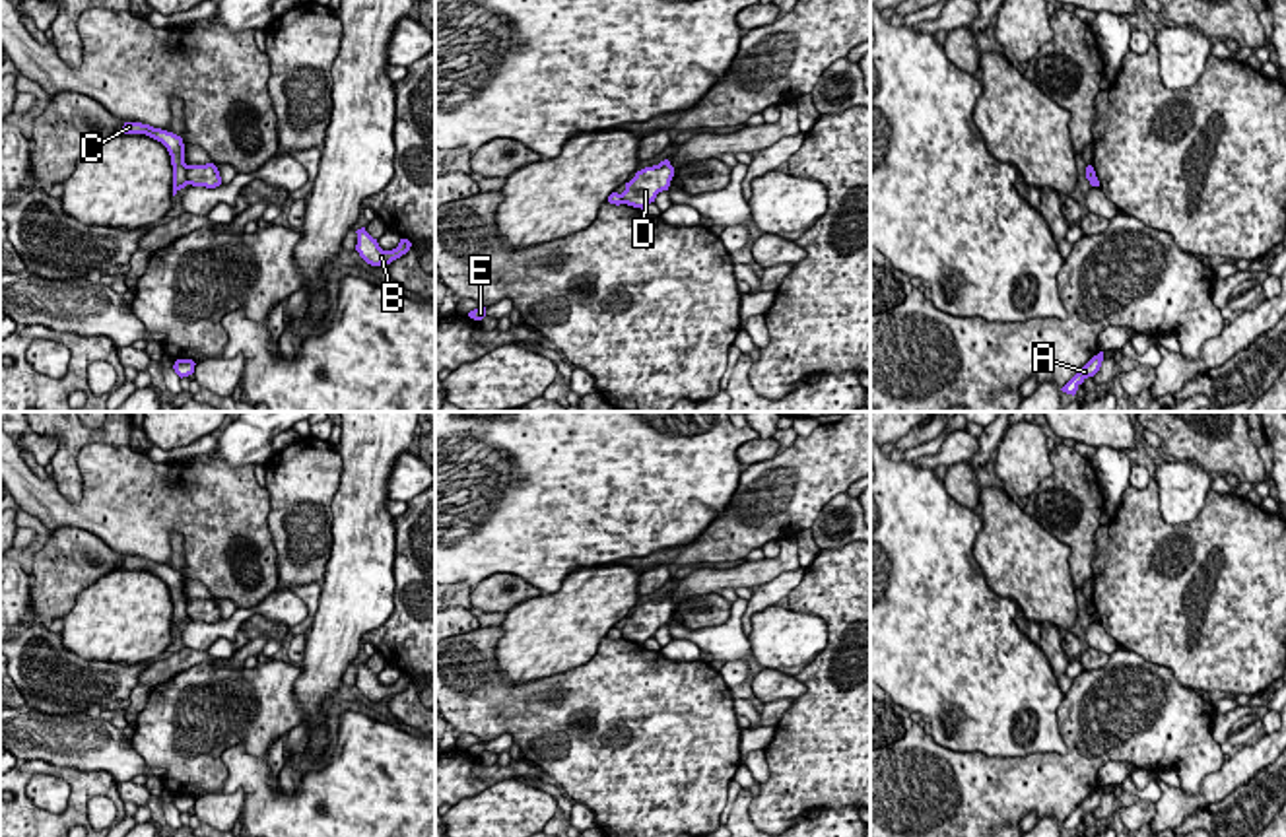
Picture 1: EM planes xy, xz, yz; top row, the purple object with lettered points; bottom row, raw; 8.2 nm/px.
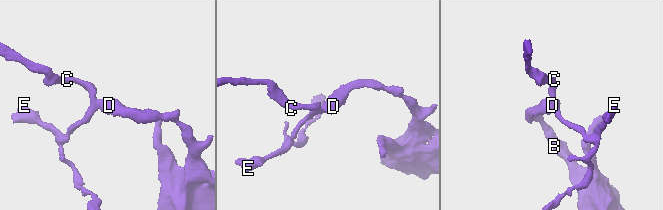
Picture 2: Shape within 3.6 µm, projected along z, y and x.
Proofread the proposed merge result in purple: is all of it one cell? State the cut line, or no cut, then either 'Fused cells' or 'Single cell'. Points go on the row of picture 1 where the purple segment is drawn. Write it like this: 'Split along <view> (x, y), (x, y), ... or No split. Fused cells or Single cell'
Split along xy (185, 166), (189, 183). Fused cells

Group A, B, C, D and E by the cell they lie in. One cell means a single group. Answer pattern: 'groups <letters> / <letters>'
groups A C E / B D

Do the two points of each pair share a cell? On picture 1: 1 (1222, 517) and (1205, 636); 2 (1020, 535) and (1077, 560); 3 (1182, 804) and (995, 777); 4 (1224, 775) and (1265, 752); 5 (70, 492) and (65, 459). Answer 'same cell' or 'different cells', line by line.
1: same cell
2: different cells
3: different cells
4: same cell
5: same cell

